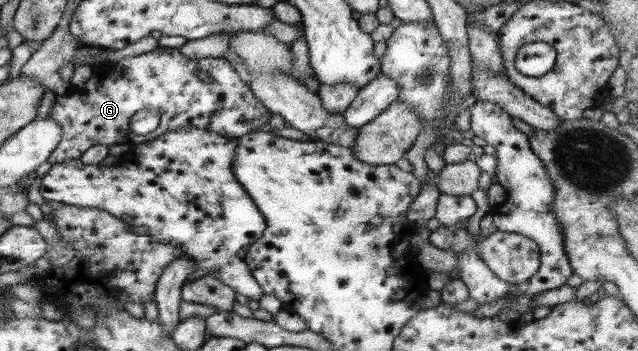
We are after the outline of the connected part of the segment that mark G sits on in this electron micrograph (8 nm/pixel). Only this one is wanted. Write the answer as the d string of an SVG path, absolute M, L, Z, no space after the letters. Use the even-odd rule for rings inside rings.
M160 47L142 56L124 57L117 63L103 62L92 70L94 78L90 83L71 86L67 95L56 95L52 103L47 117L58 123L62 138L47 159L50 165L78 159L97 144L144 143L180 127L196 127L236 138L257 131L259 127L268 129L271 113L226 59L189 59L179 49ZM199 71L208 74L208 83L198 78ZM138 111L152 111L160 117L158 128L146 137L130 130L130 117Z

